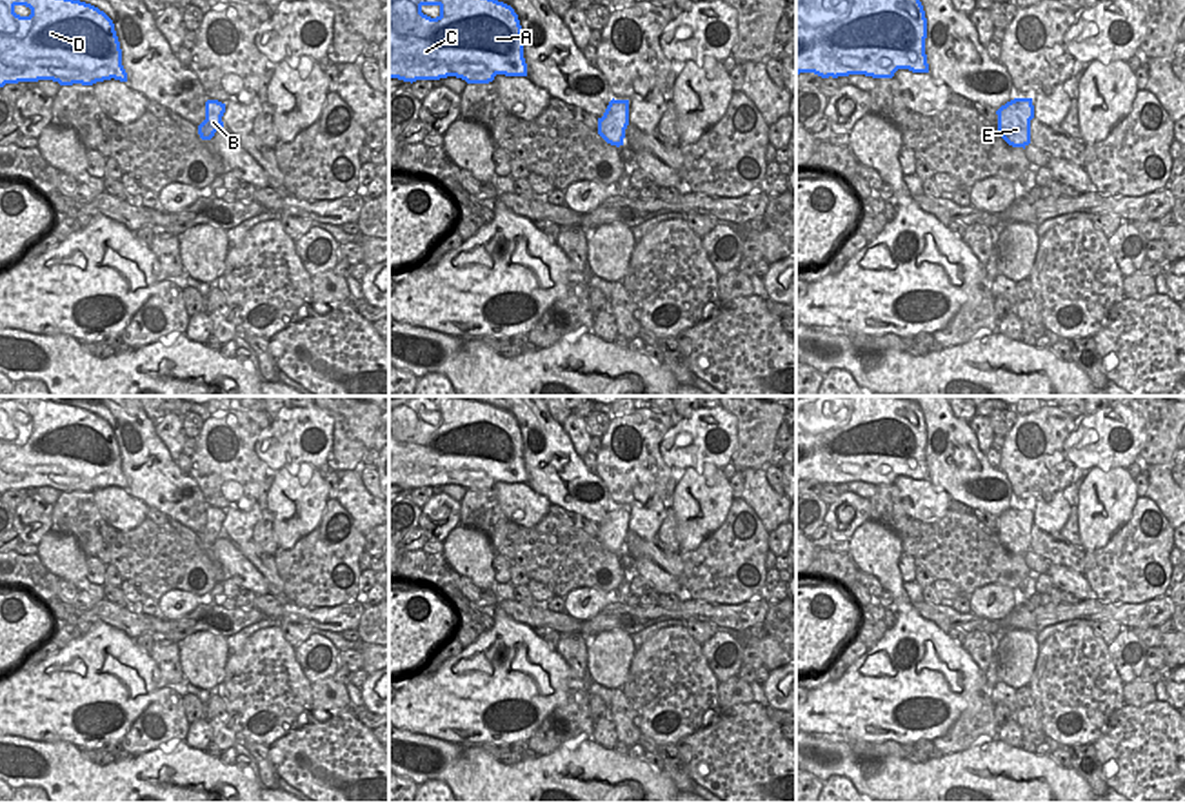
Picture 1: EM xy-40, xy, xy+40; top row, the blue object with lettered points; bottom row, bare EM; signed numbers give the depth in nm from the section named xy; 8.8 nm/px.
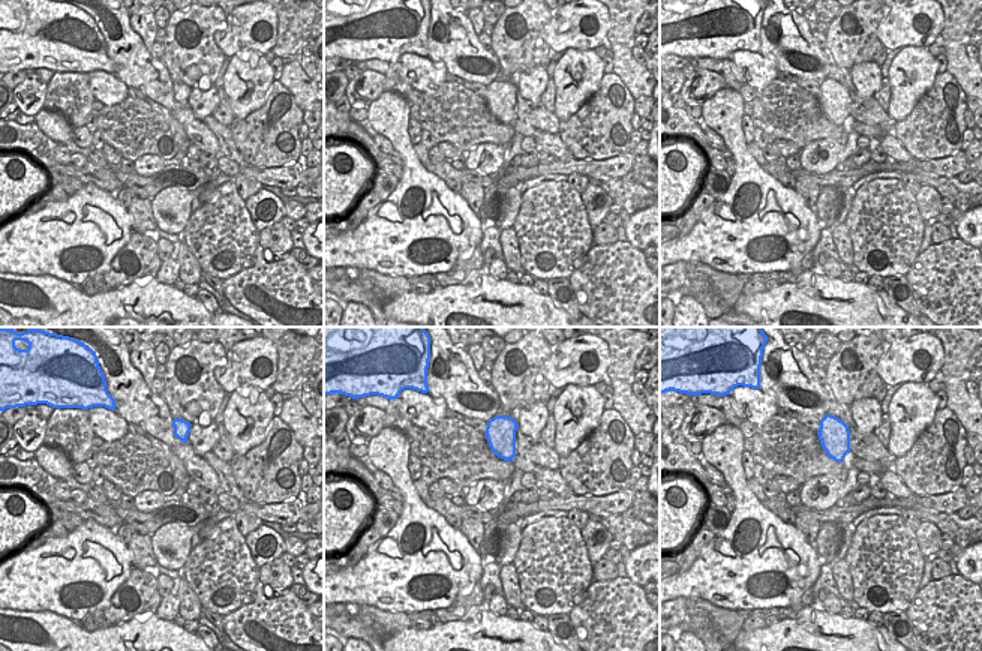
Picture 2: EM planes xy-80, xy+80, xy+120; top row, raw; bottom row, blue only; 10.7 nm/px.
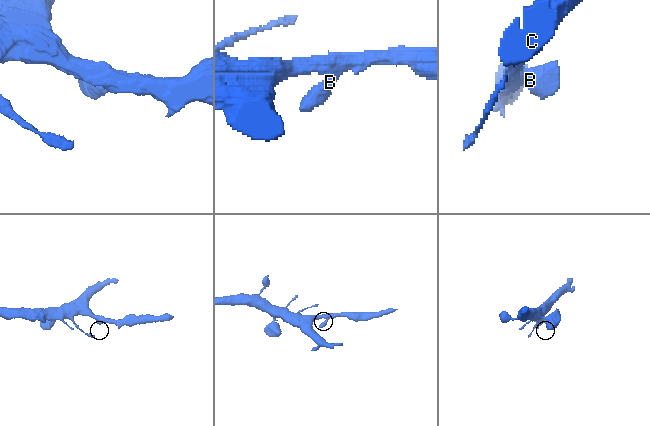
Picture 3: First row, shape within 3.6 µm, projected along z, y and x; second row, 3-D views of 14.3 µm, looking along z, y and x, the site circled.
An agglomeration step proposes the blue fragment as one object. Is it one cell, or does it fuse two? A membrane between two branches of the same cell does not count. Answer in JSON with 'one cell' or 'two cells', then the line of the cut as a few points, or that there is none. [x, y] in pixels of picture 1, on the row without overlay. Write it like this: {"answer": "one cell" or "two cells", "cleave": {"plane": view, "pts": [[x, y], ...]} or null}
{"answer": "one cell", "cleave": null}

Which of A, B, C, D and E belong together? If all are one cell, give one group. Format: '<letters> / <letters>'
A B C D E

